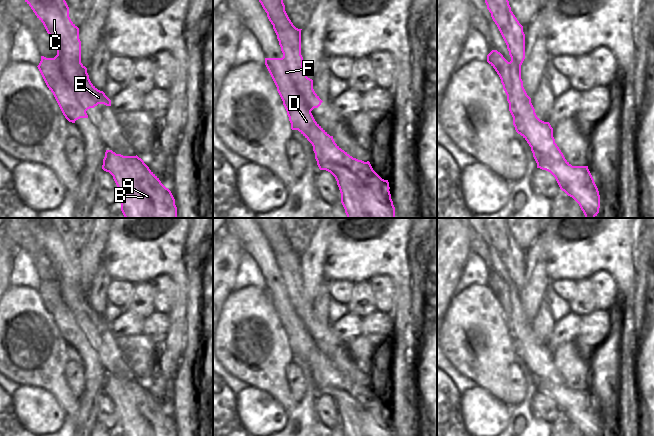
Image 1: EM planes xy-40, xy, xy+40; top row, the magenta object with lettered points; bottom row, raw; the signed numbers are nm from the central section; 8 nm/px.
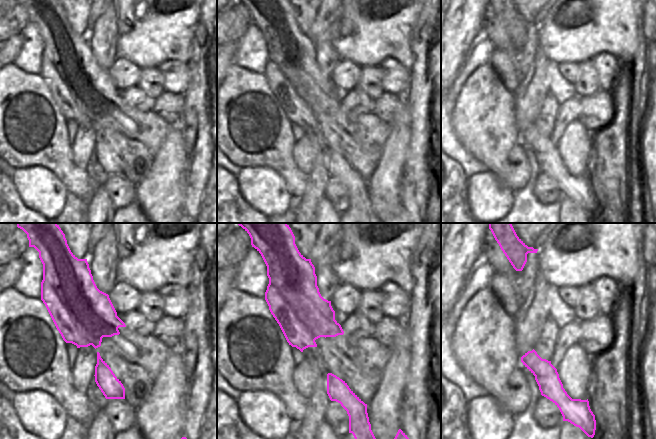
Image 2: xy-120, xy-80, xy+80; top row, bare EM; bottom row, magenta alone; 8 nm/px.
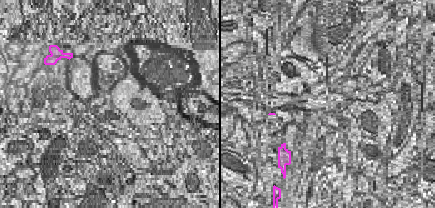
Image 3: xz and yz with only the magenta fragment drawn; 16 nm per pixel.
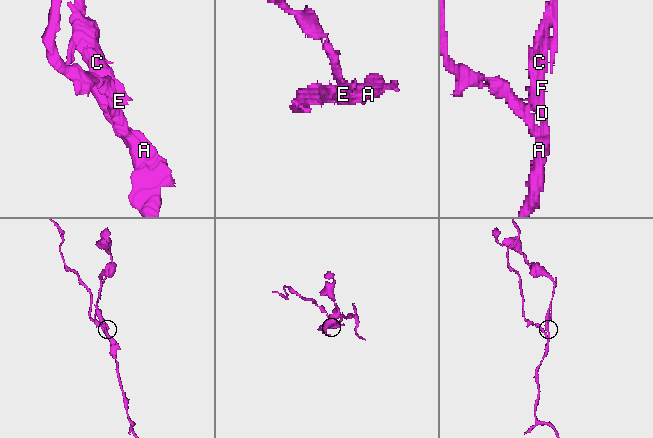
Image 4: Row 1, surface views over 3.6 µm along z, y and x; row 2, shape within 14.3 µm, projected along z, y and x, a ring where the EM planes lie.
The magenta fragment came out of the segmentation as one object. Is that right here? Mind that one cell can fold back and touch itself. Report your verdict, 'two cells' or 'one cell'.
two cells

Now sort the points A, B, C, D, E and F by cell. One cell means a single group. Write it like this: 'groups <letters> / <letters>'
groups A C D E F / B

